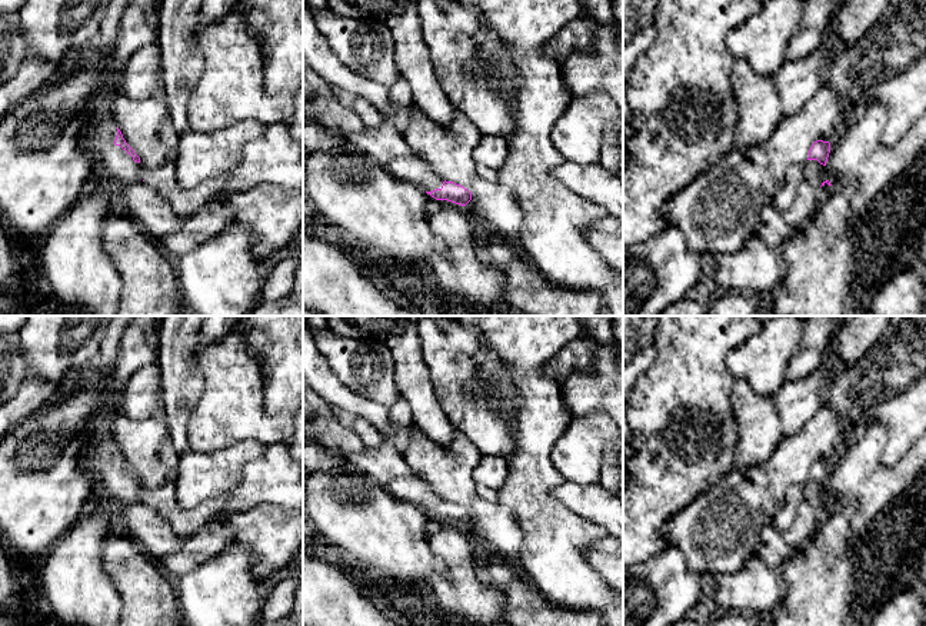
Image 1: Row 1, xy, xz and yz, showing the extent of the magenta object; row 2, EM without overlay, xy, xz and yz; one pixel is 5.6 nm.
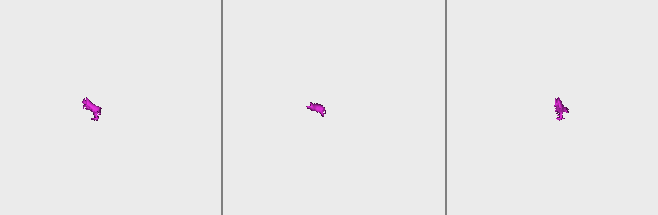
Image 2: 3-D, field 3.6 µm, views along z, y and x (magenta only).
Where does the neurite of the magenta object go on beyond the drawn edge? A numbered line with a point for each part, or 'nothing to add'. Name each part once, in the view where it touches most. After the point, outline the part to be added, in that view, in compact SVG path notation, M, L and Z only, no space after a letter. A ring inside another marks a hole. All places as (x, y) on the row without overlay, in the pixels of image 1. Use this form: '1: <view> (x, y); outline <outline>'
1: xy (115, 485); outline M94 434L94 446L81 457L83 467L91 475L93 489L100 492L104 500L123 505L141 503L144 490L133 477L114 464L117 444L111 436Z

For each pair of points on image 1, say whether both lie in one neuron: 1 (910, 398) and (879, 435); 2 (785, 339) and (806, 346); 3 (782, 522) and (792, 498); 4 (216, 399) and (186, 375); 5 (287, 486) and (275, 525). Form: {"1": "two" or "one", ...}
{"1": "two", "2": "two", "3": "one", "4": "two", "5": "two"}

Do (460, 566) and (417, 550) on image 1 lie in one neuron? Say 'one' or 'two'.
two

